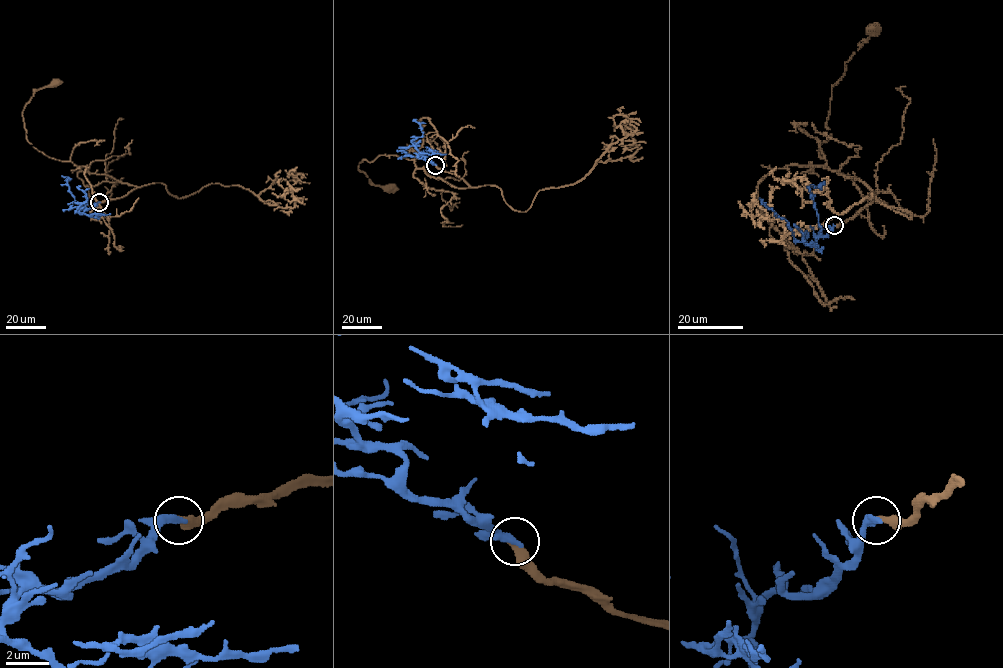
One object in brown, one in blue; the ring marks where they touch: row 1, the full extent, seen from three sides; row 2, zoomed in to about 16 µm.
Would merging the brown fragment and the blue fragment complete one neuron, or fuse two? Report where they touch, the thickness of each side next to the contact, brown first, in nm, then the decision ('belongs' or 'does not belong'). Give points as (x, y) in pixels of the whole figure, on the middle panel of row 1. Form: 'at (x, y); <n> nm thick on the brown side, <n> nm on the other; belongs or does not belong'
at (435, 165); 400 nm thick on the brown side, 360 nm on the other; belongs

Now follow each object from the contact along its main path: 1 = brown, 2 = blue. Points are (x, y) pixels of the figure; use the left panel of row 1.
1: (99, 202), (136, 187), (50, 158), (27, 139), (25, 104), (37, 90), (55, 84)
2: (100, 202), (83, 213), (77, 213), (87, 198), (78, 188), (80, 186)

